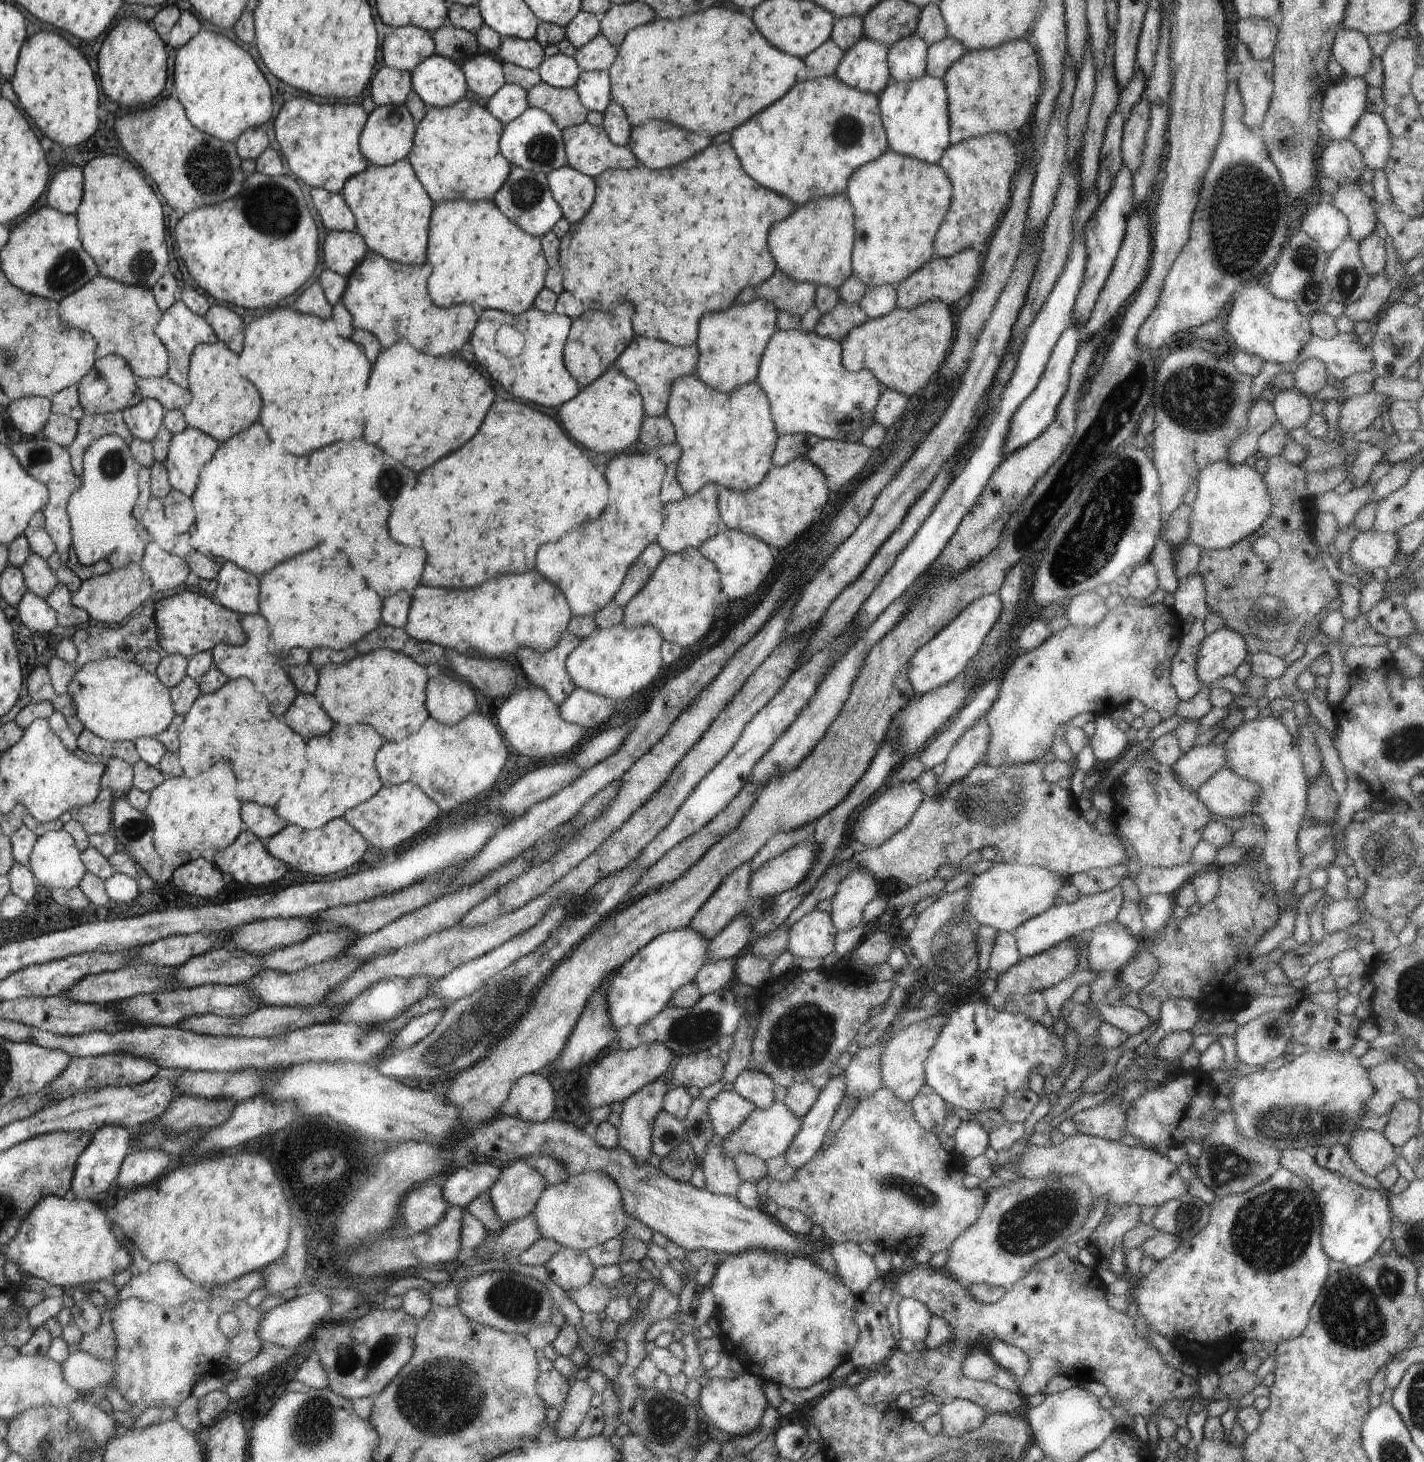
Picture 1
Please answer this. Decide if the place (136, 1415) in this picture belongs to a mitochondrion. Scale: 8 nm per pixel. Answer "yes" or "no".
no

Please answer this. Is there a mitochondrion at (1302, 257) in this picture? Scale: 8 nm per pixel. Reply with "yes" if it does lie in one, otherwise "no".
yes

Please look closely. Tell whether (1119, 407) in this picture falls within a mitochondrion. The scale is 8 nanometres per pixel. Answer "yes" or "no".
yes

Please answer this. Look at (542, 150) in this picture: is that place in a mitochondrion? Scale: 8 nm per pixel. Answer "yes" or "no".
yes

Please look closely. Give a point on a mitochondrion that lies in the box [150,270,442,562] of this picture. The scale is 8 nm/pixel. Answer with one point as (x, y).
(390, 482)

